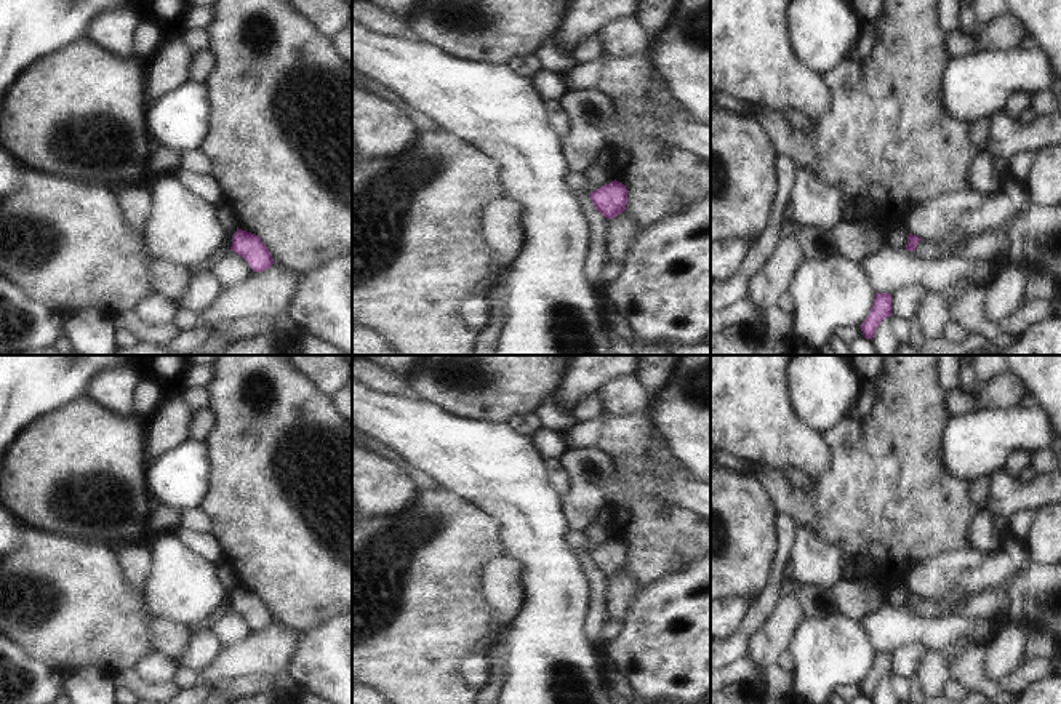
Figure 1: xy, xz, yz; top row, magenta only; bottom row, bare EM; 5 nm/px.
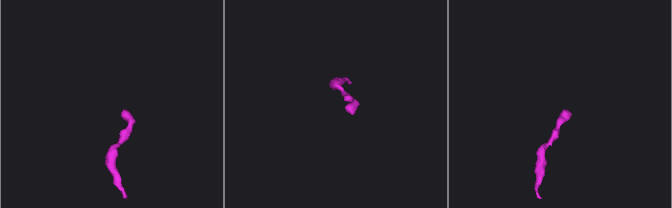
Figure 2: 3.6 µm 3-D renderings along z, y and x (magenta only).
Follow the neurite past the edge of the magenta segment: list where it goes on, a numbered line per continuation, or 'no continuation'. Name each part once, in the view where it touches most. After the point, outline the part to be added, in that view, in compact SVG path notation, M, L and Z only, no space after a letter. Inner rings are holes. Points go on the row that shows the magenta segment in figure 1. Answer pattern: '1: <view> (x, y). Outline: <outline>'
no continuation

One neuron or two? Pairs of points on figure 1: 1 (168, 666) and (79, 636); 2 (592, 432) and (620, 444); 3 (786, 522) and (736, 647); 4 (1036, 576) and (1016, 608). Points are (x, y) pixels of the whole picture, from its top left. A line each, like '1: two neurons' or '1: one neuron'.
1: two neurons
2: one neuron
3: one neuron
4: one neuron

